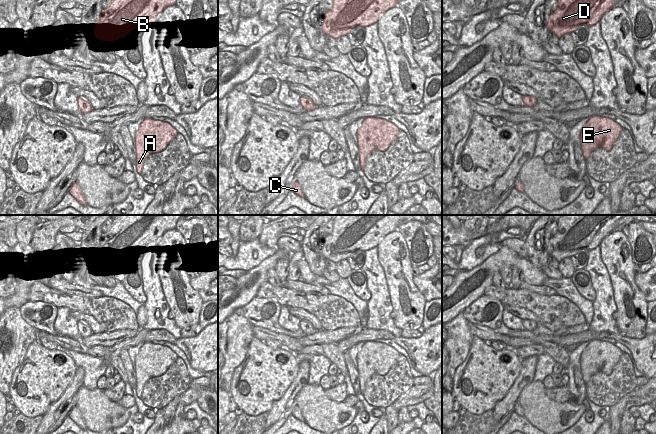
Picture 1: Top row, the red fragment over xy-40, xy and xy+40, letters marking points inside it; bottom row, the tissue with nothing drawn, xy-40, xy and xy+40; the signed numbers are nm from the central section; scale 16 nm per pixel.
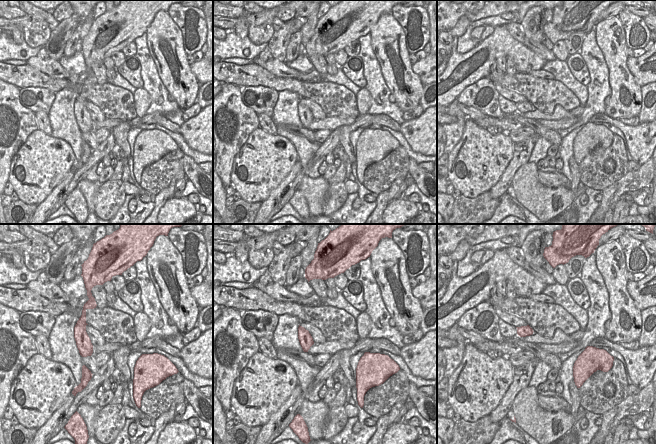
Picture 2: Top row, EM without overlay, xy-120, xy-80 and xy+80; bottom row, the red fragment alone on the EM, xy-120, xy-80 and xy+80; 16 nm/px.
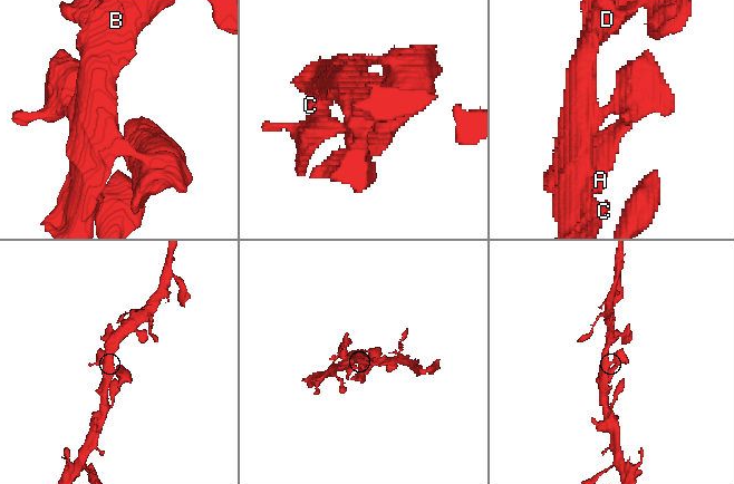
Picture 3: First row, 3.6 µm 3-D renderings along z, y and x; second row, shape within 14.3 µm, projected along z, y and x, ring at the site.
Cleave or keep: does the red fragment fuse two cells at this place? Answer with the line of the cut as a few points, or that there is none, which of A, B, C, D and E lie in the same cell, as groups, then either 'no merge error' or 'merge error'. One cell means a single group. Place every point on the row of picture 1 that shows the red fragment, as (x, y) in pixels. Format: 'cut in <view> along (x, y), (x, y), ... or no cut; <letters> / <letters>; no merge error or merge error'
no cut; A B C D E; no merge error

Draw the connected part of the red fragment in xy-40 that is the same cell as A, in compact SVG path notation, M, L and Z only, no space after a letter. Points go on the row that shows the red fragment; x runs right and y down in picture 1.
M144 119L135 133L136 169L140 175L145 159L152 153L162 152L177 134L168 122Z

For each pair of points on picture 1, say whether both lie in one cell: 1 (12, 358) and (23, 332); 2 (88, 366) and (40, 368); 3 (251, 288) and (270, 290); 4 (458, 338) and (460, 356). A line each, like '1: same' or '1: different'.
1: same
2: different
3: different
4: same

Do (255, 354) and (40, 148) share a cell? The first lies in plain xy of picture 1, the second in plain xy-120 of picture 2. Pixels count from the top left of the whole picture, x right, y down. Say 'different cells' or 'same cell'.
same cell

